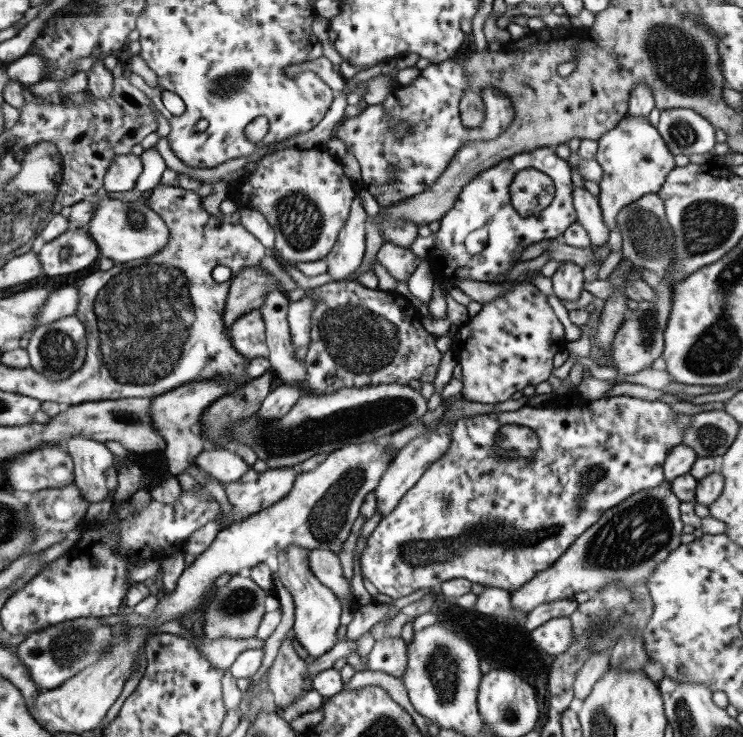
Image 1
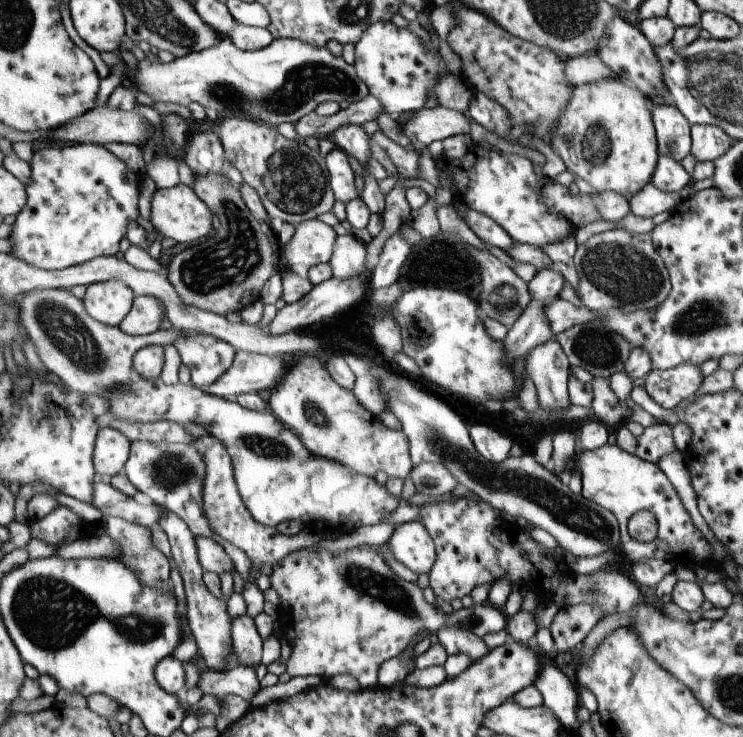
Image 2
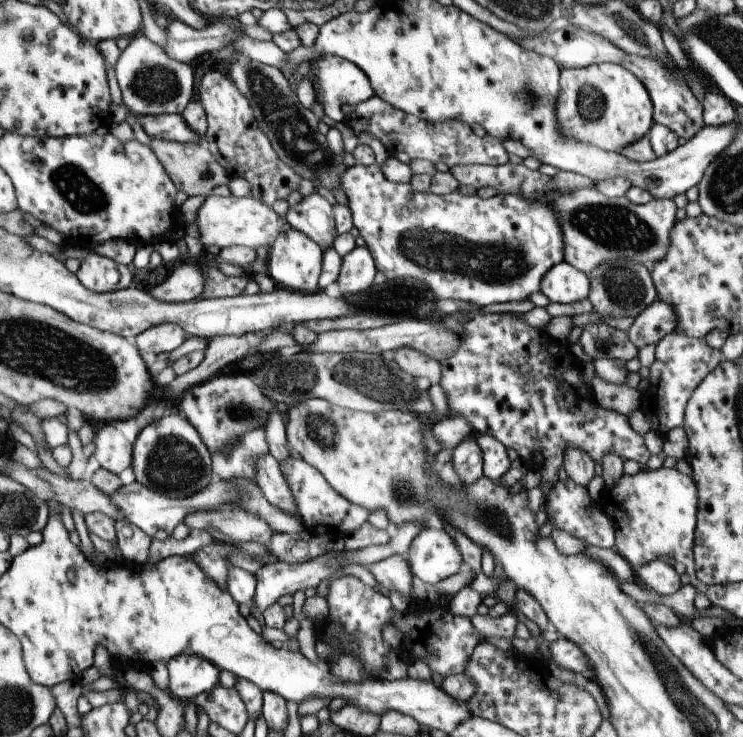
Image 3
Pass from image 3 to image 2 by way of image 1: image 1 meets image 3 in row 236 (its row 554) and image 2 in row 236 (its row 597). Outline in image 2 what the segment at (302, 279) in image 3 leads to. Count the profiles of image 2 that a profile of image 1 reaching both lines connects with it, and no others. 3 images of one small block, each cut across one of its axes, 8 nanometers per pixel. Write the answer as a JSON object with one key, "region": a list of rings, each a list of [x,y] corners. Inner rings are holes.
{"region":[[[318,219],[302,221],[295,228],[287,247],[282,250],[280,260],[302,278],[308,278],[310,268],[329,262],[336,238],[338,234],[332,226]]]}

